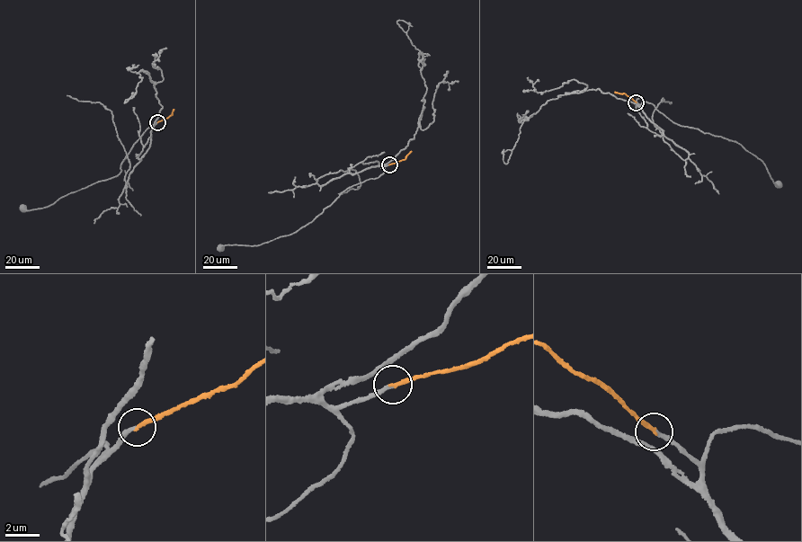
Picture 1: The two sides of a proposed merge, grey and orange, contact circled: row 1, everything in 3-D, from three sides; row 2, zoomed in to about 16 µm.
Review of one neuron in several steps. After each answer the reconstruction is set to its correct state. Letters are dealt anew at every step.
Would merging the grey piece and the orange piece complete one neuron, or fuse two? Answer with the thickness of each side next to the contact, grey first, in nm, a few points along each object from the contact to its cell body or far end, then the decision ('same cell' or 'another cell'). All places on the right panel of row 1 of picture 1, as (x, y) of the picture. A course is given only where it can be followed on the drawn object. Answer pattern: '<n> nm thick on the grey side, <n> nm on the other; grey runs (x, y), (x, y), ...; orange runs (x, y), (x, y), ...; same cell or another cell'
200 nm thick on the grey side, 240 nm on the other; grey runs (636, 102), (640, 105), (644, 102), (651, 103), (675, 124), (737, 143), (762, 161), (778, 185); orange runs (636, 102), (625, 93), (614, 92); same cell

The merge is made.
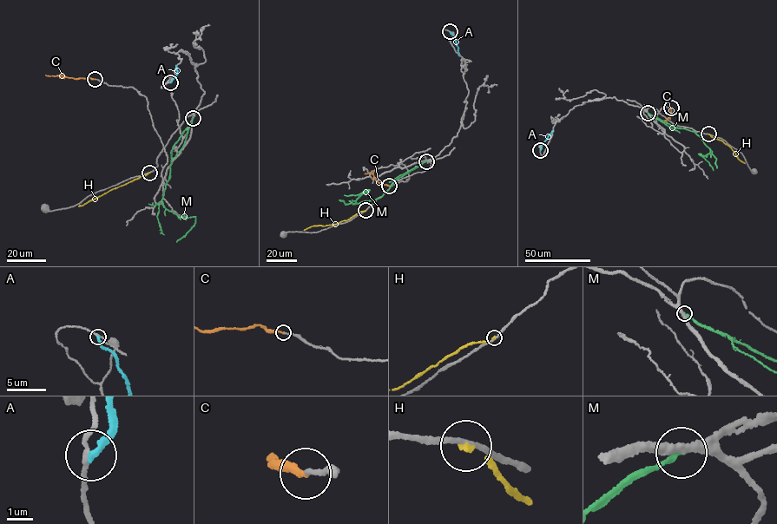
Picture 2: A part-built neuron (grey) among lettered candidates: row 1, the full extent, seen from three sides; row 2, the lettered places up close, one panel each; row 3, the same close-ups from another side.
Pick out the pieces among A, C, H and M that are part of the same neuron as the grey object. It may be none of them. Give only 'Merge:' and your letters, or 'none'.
Merge: C

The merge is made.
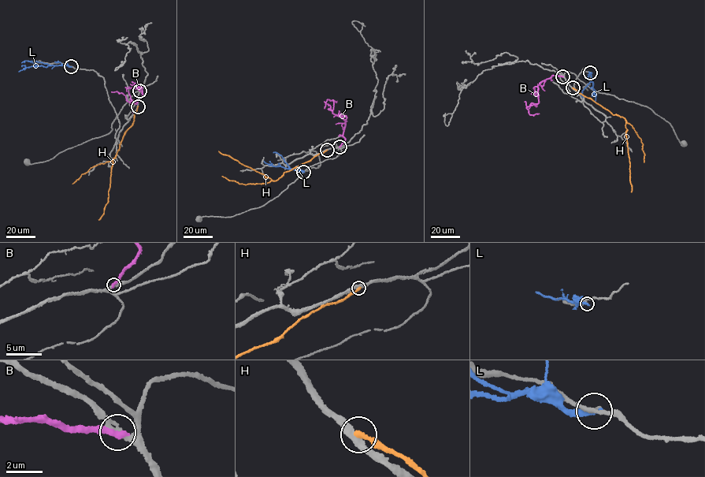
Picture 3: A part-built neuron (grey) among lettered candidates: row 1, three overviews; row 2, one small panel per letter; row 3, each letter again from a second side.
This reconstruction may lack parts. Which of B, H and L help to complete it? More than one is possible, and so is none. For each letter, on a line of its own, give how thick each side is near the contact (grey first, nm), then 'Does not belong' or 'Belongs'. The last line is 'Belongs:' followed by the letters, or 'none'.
B: Thickness 260 nm (grey) against 360 nm. Does not belong
H: Thickness 320 nm (grey) against 240 nm. Does not belong
L: Thickness 180 nm (grey) against 280 nm. Does not belong
Belongs: none

